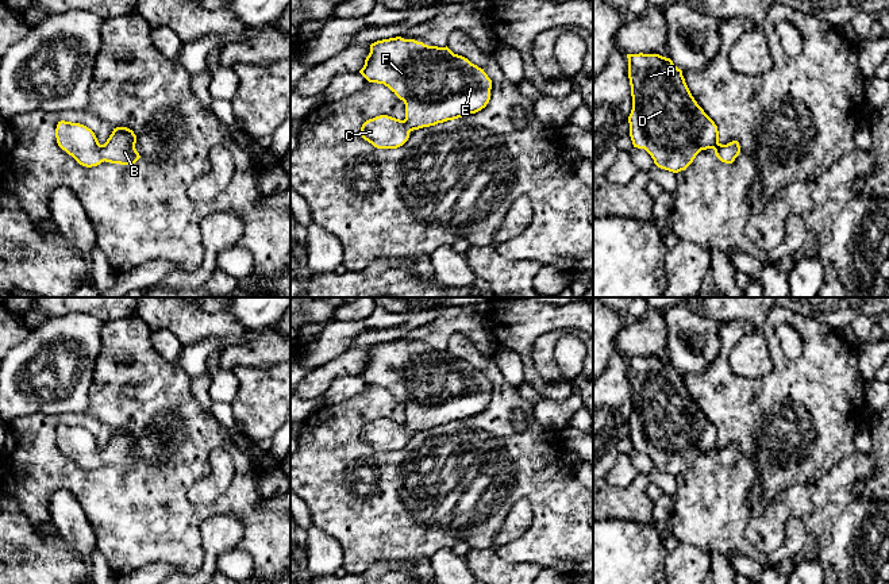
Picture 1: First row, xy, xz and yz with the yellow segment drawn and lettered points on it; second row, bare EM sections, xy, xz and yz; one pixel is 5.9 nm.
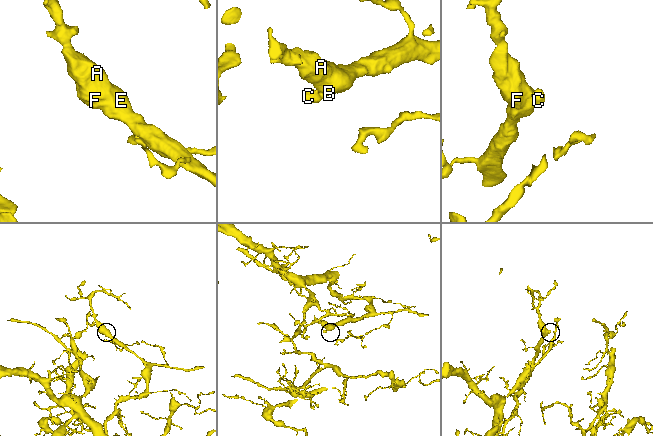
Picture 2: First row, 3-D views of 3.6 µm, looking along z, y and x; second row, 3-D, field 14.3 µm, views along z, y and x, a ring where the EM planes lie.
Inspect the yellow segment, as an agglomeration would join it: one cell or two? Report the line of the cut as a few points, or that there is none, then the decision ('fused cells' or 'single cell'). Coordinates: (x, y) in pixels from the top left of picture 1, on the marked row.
no cut | single cell

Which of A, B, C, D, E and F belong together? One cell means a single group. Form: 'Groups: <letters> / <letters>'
Groups: A B C D E F

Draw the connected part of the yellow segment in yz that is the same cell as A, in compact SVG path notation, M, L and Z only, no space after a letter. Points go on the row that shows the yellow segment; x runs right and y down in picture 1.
M627 54L632 110L628 116L630 137L634 147L644 149L654 164L665 170L685 170L701 150L713 149L716 157L732 164L740 153L738 141L727 145L719 142L715 122L692 96L682 70L670 58L659 54Z

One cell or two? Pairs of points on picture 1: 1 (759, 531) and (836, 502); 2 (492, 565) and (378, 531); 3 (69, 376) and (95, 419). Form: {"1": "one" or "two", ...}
{"1": "one", "2": "two", "3": "two"}

